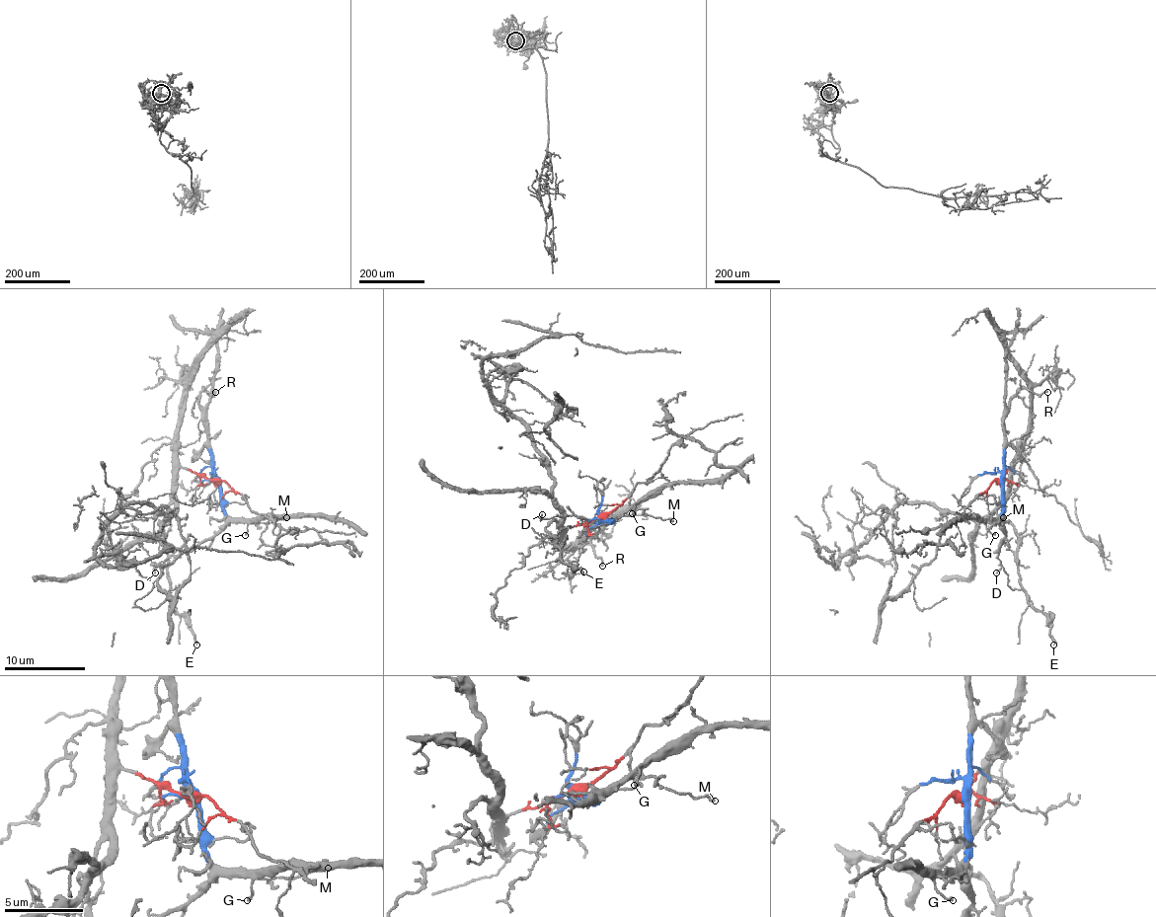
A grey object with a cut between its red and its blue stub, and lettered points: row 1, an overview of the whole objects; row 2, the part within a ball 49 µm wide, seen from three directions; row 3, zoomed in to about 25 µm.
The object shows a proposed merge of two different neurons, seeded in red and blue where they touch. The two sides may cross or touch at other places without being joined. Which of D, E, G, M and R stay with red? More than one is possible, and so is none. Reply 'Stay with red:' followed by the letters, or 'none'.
Stay with red: E

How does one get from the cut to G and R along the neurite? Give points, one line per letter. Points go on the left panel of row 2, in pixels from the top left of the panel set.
G: (216, 482), (224, 512), (246, 524), (244, 534)
R: (216, 482), (206, 411), (199, 403), (204, 389), (210, 395), (216, 391)

